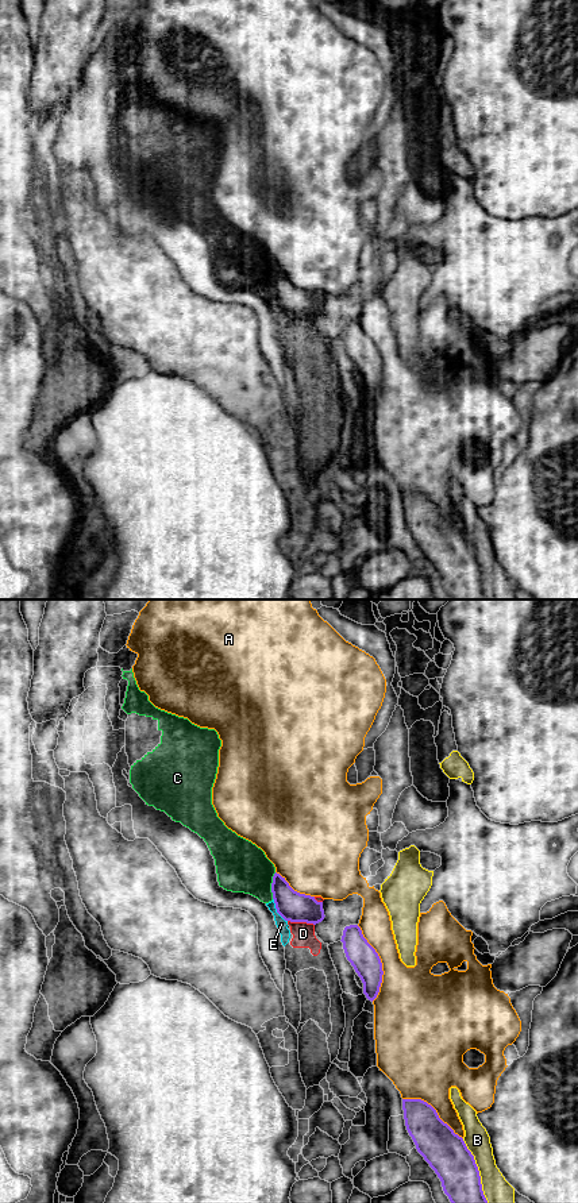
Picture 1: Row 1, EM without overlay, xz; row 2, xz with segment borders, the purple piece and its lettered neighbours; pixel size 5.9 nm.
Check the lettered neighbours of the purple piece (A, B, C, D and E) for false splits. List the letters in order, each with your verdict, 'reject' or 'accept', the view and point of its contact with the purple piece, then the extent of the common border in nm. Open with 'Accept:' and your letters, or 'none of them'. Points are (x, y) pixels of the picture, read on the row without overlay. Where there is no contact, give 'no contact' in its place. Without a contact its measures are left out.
Accept: none of them
A: reject; meets purple in xz at (381, 358); contact 460 nm long
B: reject; meets purple in xz at (478, 566); contact 420 nm long
C: reject; meets purple in xz at (272, 281); contact 160 nm long
D: reject; meets purple in xz at (301, 316); contact 160 nm long
E: reject; meets purple in xz at (277, 305); contact 170 nm long

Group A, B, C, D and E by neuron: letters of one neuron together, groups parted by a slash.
A / B / C D E

